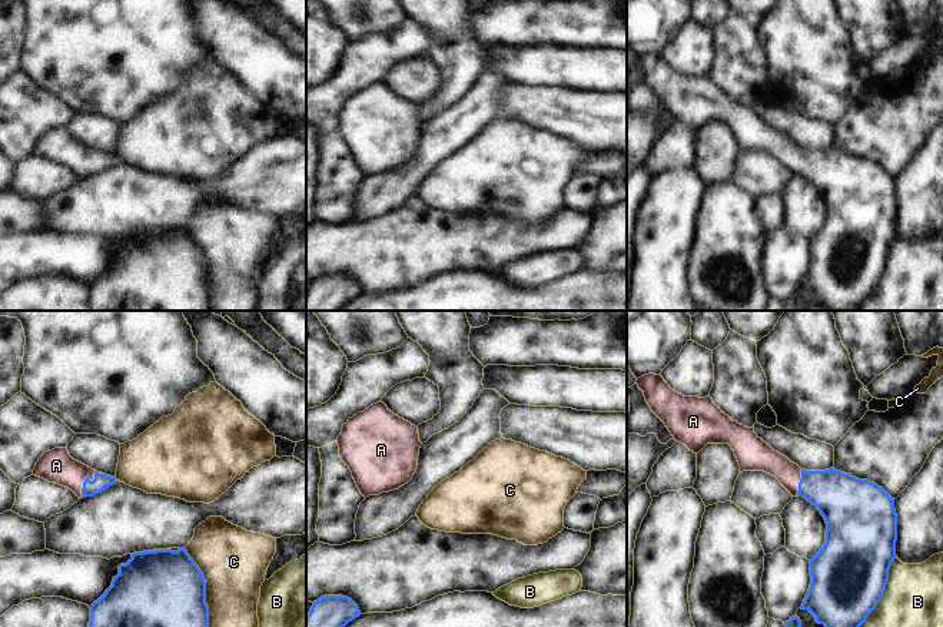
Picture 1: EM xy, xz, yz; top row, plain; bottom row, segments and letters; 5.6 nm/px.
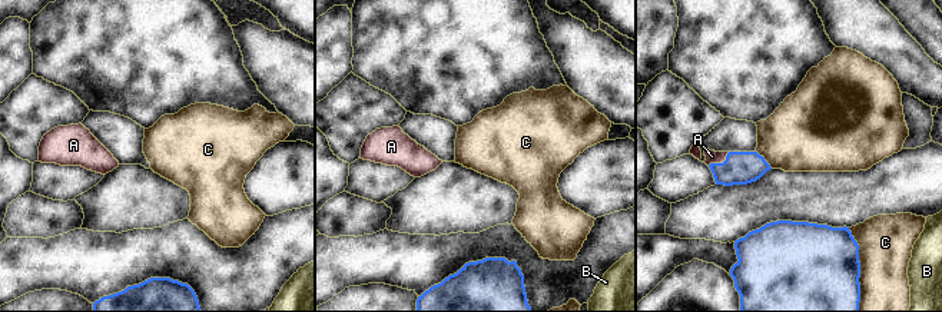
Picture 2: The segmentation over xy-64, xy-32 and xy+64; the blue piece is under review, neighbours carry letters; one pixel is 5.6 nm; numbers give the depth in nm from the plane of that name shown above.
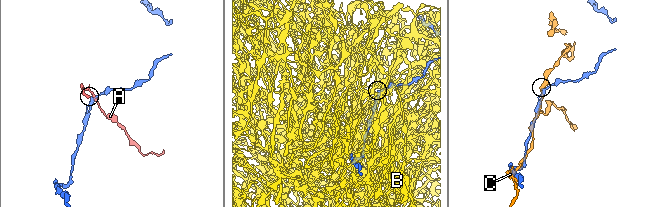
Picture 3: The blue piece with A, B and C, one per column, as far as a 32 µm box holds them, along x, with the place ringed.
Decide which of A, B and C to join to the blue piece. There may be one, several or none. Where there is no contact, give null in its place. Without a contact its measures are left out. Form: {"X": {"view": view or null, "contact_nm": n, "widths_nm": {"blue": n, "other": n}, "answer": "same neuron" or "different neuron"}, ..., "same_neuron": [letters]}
{"A": {"view": "xy", "contact_nm": 180, "widths_nm": {"blue": 90, "other": 190}, "answer": "same neuron"}, "B": {"view": "yz", "contact_nm": 460, "widths_nm": {"blue": 420, "other": 320}, "answer": "different neuron"}, "C": {"view": "xy", "contact_nm": 460, "widths_nm": {"blue": 440, "other": 380}, "answer": "different neuron"}, "same_neuron": ["A"]}

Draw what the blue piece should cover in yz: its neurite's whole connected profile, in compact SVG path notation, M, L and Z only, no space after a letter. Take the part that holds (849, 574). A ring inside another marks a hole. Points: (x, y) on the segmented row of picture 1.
M655 374L644 375L635 384L644 392L651 411L665 424L677 442L684 444L694 454L707 444L728 444L738 461L740 472L764 471L776 477L793 497L803 497L817 507L827 524L826 543L810 560L811 583L800 608L808 610L816 621L826 627L860 627L880 603L890 565L897 557L894 498L877 484L834 468L801 470L758 438L754 428L733 421L710 397L684 397Z

